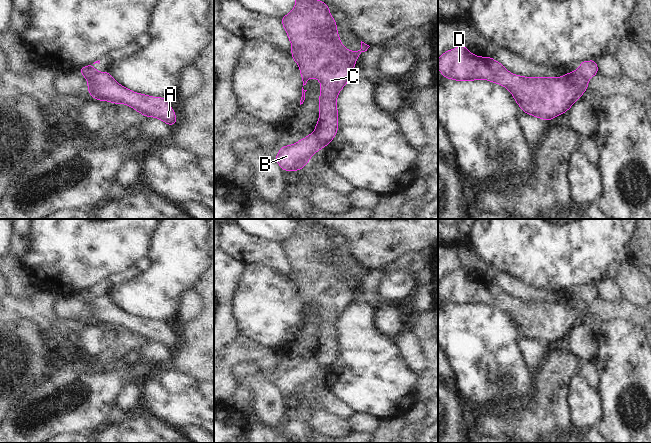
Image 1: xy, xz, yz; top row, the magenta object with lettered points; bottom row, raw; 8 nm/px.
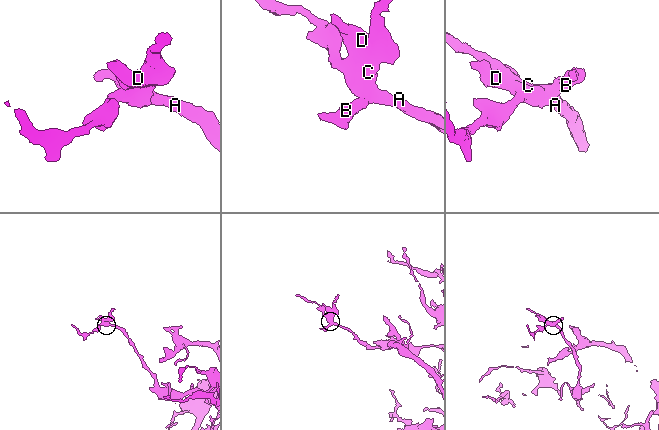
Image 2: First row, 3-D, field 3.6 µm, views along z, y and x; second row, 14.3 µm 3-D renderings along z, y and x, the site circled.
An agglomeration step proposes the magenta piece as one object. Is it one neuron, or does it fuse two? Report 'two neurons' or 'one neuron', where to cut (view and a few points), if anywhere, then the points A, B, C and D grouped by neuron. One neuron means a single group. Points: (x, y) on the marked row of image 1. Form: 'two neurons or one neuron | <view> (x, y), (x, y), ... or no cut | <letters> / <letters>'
two neurons | yz (571, 72), (583, 77), (587, 81) | A C D / B

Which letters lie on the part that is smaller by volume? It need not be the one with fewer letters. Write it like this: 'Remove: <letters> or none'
Remove: B

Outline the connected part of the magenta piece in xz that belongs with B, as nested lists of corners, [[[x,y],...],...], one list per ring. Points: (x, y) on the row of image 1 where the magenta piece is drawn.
[[[313,132],[292,145],[281,147],[274,160],[283,172],[289,170],[301,171],[309,163],[310,158],[318,150],[324,150],[325,147],[326,145],[320,140],[319,136]]]

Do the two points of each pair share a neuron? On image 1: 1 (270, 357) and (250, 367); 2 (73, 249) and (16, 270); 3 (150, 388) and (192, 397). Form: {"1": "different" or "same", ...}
{"1": "different", "2": "different", "3": "same"}

